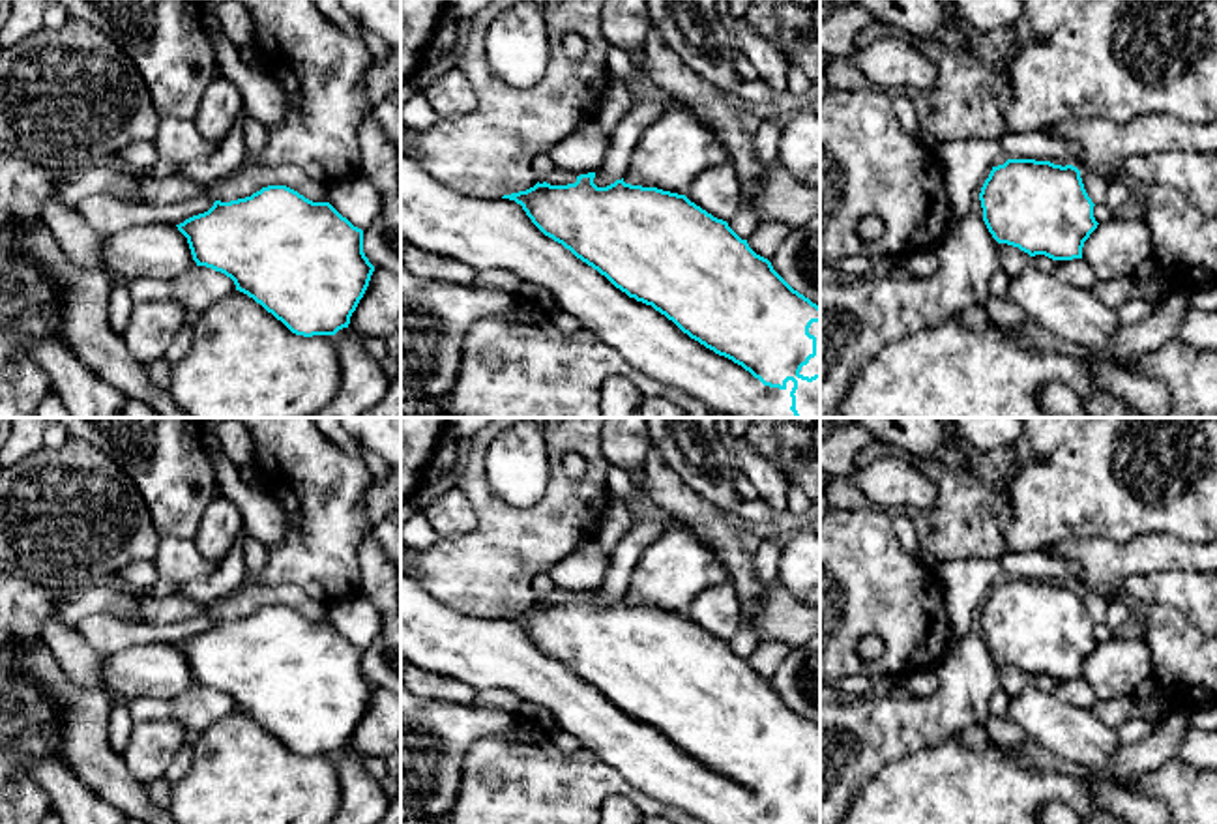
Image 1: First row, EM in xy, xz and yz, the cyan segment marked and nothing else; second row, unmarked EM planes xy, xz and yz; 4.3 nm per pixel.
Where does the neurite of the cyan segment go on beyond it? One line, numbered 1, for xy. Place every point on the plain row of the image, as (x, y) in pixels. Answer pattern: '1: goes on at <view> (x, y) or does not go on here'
1: does not go on here

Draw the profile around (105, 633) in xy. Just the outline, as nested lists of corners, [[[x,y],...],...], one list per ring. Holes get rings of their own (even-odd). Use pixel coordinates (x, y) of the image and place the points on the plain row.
[[[92,614],[81,620],[75,629],[99,657],[107,657],[125,648],[152,642],[180,644],[193,635],[208,631],[213,622],[206,614],[172,624],[148,624],[144,620],[122,620],[112,614]]]

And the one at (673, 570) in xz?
[[[670,526],[640,556],[625,603],[683,614],[698,592],[730,582],[719,556],[683,526]]]

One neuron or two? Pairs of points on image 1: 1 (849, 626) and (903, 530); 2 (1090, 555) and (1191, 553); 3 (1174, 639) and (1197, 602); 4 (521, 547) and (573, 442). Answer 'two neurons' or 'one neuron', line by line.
1: two neurons
2: one neuron
3: two neurons
4: one neuron

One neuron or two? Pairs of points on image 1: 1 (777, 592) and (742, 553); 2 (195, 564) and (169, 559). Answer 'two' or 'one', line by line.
1: two
2: one

